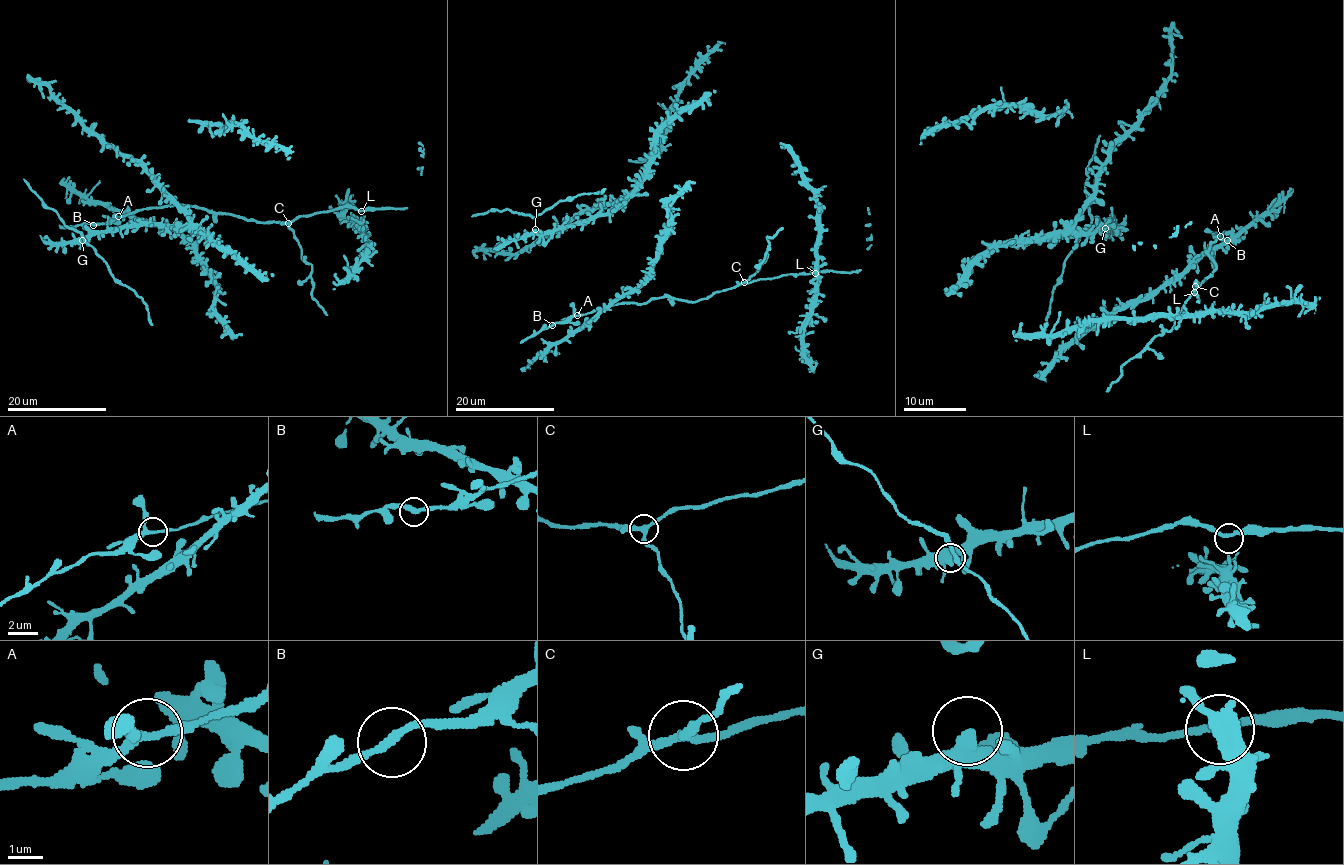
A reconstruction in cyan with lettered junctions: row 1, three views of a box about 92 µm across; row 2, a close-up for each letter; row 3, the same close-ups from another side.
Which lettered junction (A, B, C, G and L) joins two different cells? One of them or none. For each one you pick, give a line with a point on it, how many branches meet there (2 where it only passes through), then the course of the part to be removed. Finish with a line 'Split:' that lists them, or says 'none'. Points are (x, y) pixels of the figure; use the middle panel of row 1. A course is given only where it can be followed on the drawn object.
C: place (744, 282); branches 3; course (744, 283), (767, 259), (767, 237), (771, 238), (782, 227)
Split: C

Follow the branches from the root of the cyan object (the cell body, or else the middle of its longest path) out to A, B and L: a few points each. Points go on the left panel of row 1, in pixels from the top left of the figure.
A: (150, 221), (125, 215), (120, 222), (112, 222), (118, 216)
B: (150, 221), (125, 215), (120, 222), (93, 225)
L: (150, 221), (125, 215), (112, 222), (163, 206), (191, 205), (284, 223), (345, 206), (361, 211)

